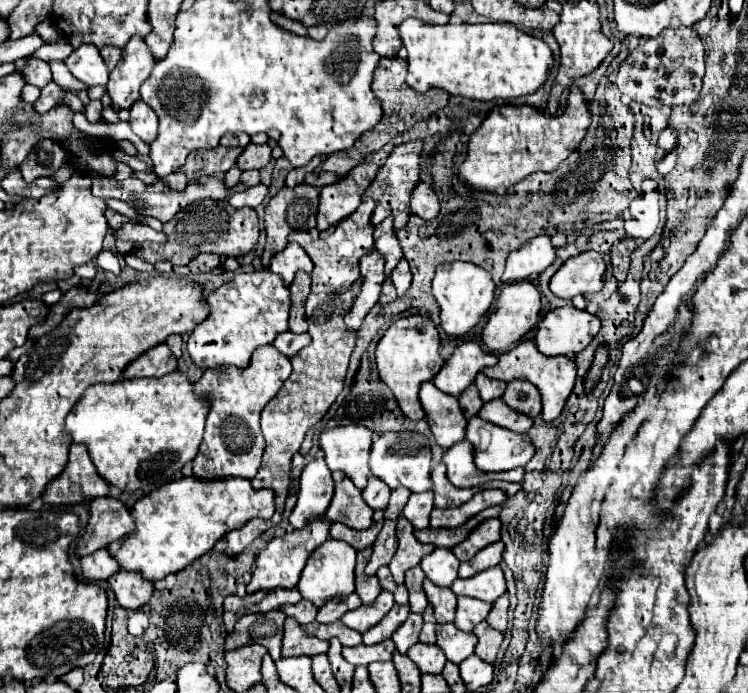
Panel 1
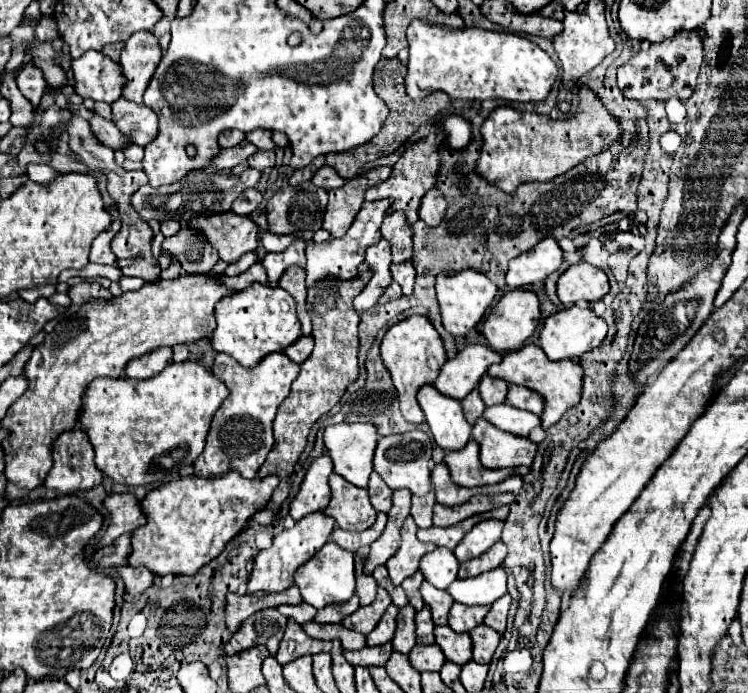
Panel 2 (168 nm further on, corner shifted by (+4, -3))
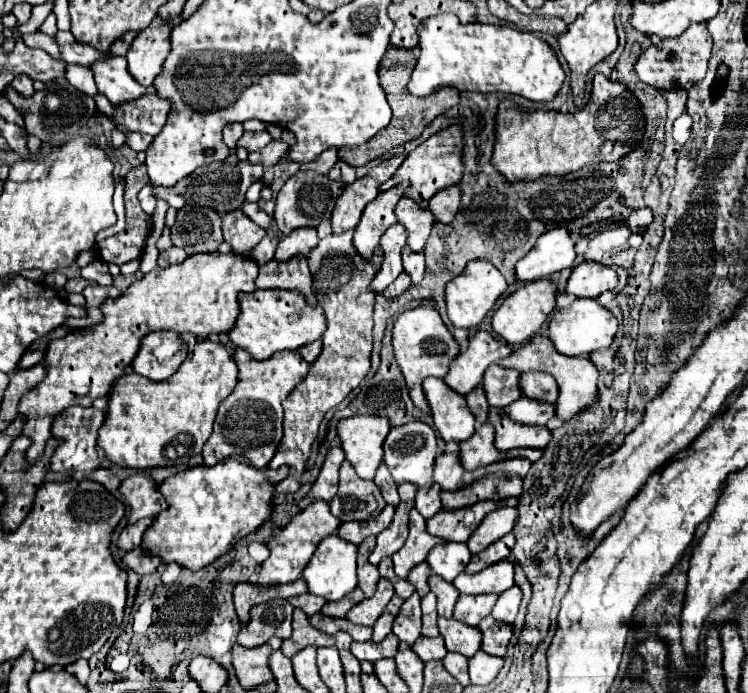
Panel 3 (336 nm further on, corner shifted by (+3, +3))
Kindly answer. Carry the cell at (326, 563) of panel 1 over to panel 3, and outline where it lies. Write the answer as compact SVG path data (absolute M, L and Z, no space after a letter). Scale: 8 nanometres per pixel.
M338 535L326 537L318 545L310 563L304 569L304 581L308 583L308 591L324 597L326 601L338 601L344 595L348 595L358 583L358 579L356 579L356 549L358 547L354 543L348 543L348 541L340 539Z

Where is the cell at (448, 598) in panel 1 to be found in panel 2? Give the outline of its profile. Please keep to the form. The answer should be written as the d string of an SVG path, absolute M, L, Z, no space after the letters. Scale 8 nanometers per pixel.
M427 581L421 585L421 595L423 595L425 605L429 605L433 611L433 623L435 625L447 625L447 615L449 615L449 609L453 605L453 597L449 597L447 591L435 589Z

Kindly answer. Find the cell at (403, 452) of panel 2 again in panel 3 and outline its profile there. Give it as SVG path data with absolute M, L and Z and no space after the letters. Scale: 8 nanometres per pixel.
M422 421L406 423L400 427L392 427L384 441L384 463L388 465L392 477L396 479L398 485L402 483L414 483L418 487L430 487L432 481L432 469L434 469L434 459L436 459L436 431Z

